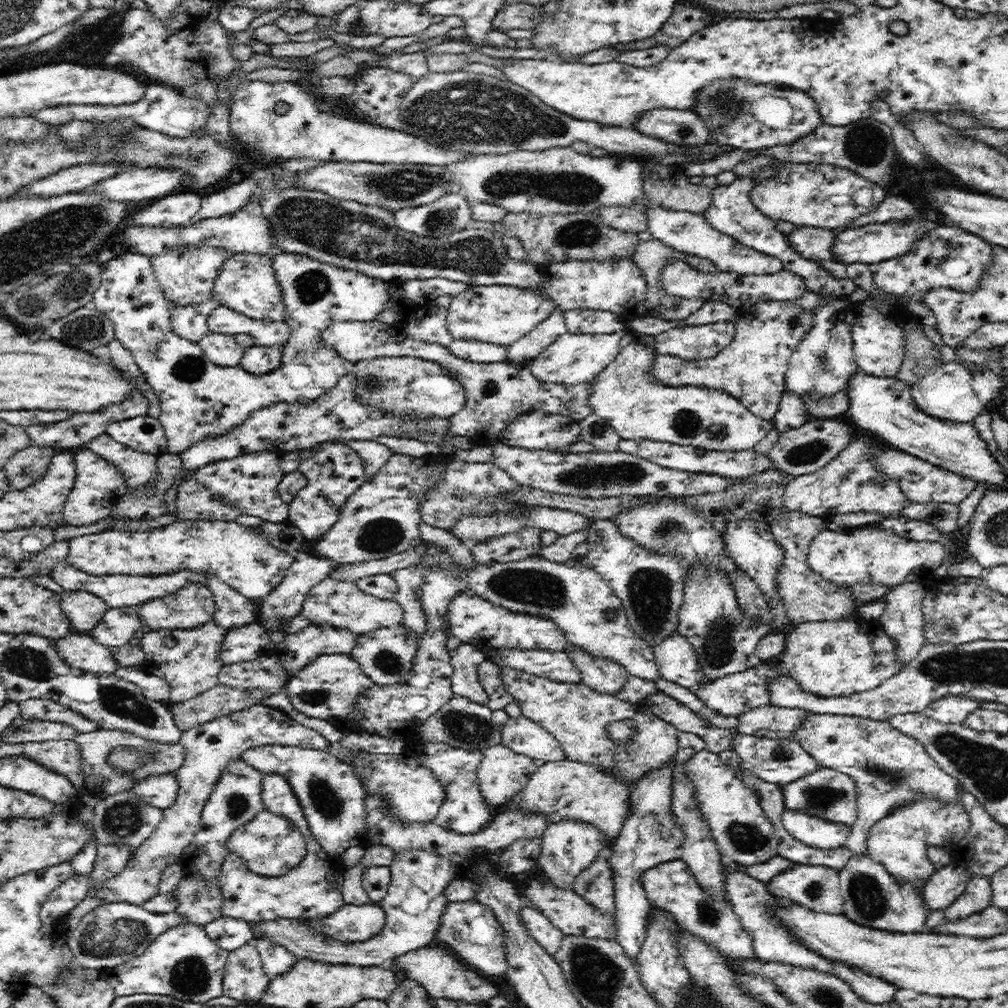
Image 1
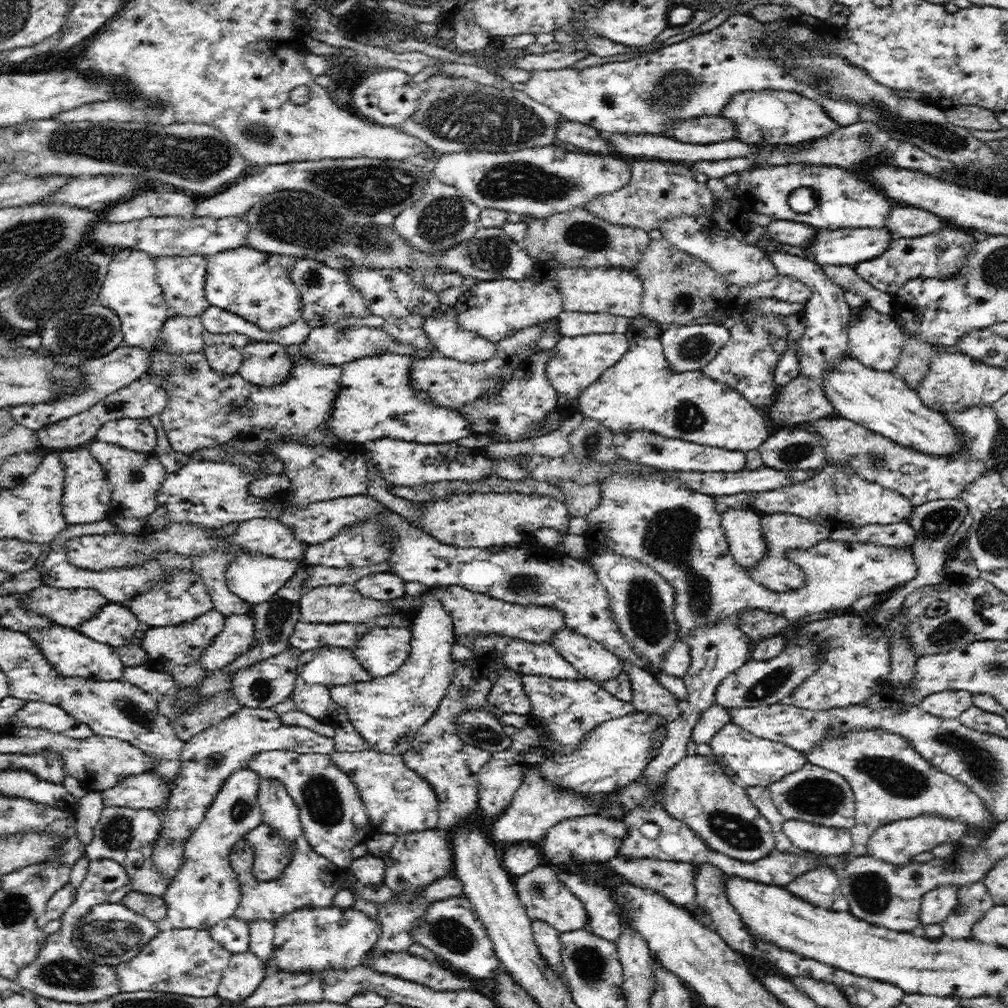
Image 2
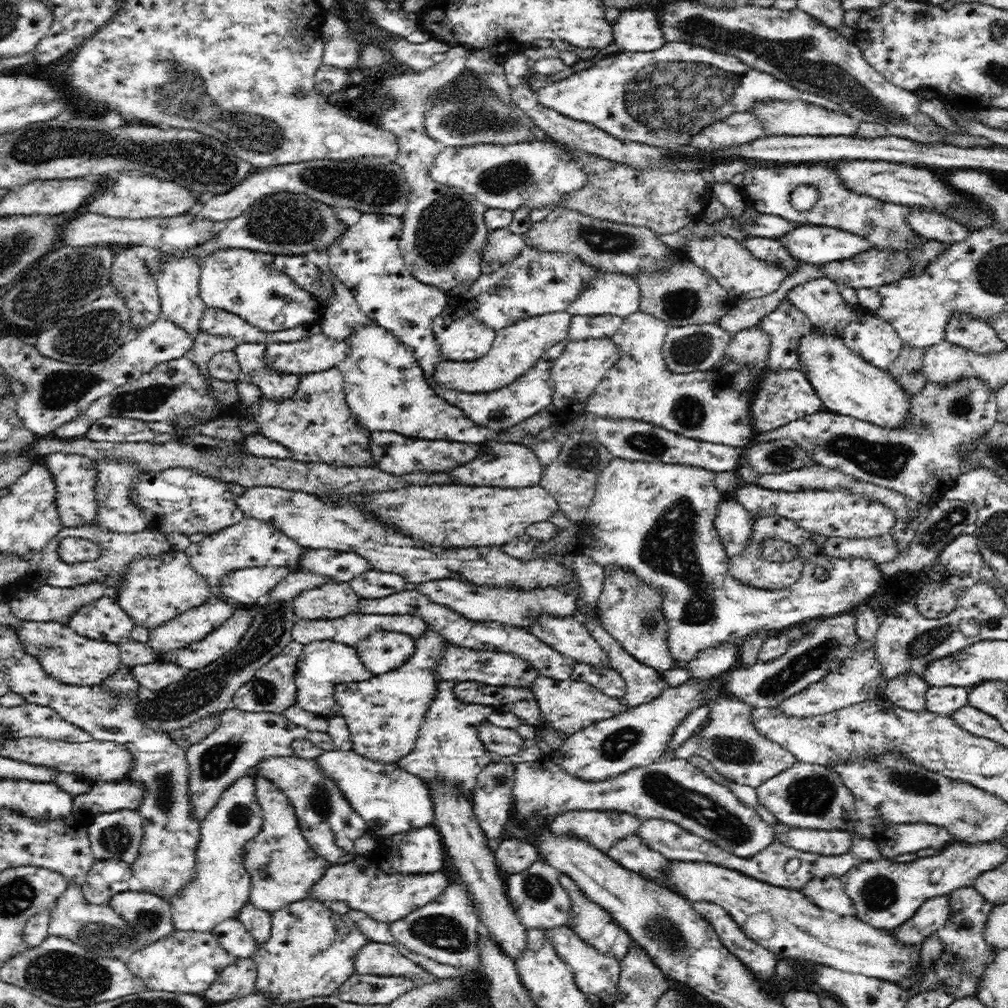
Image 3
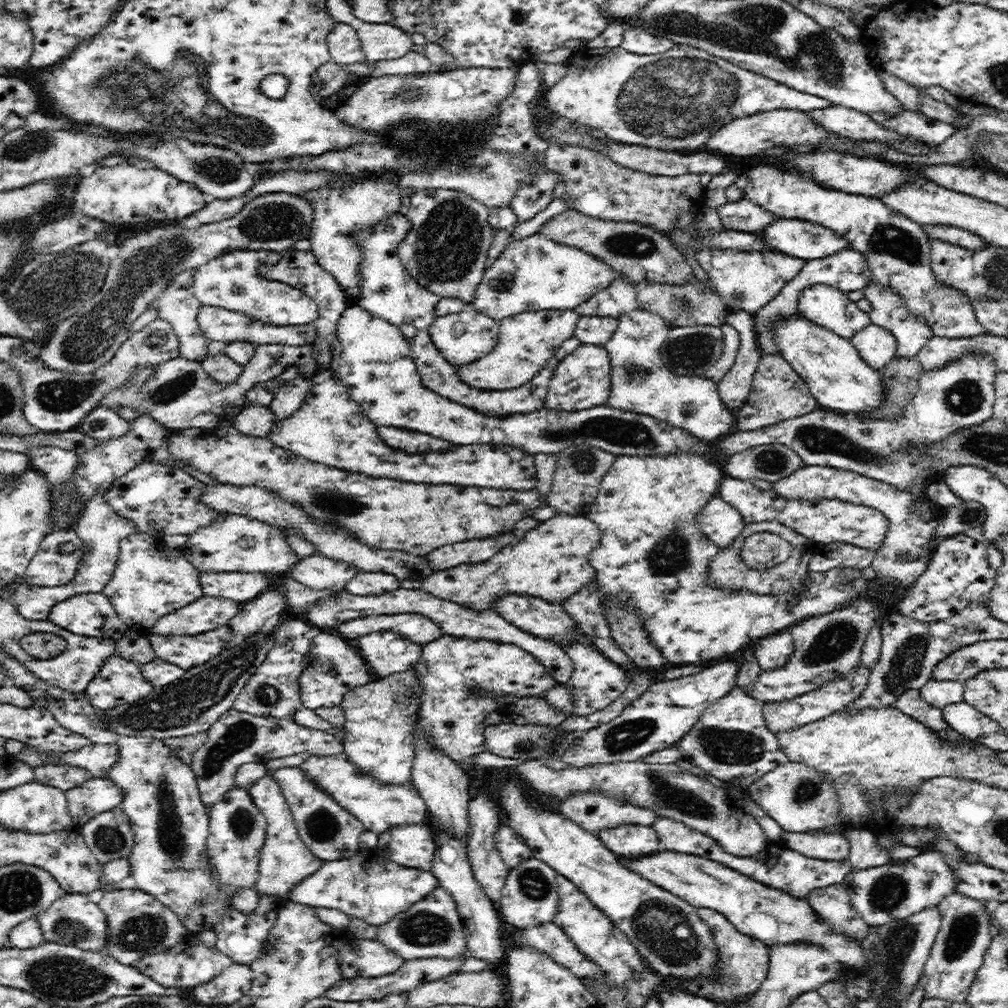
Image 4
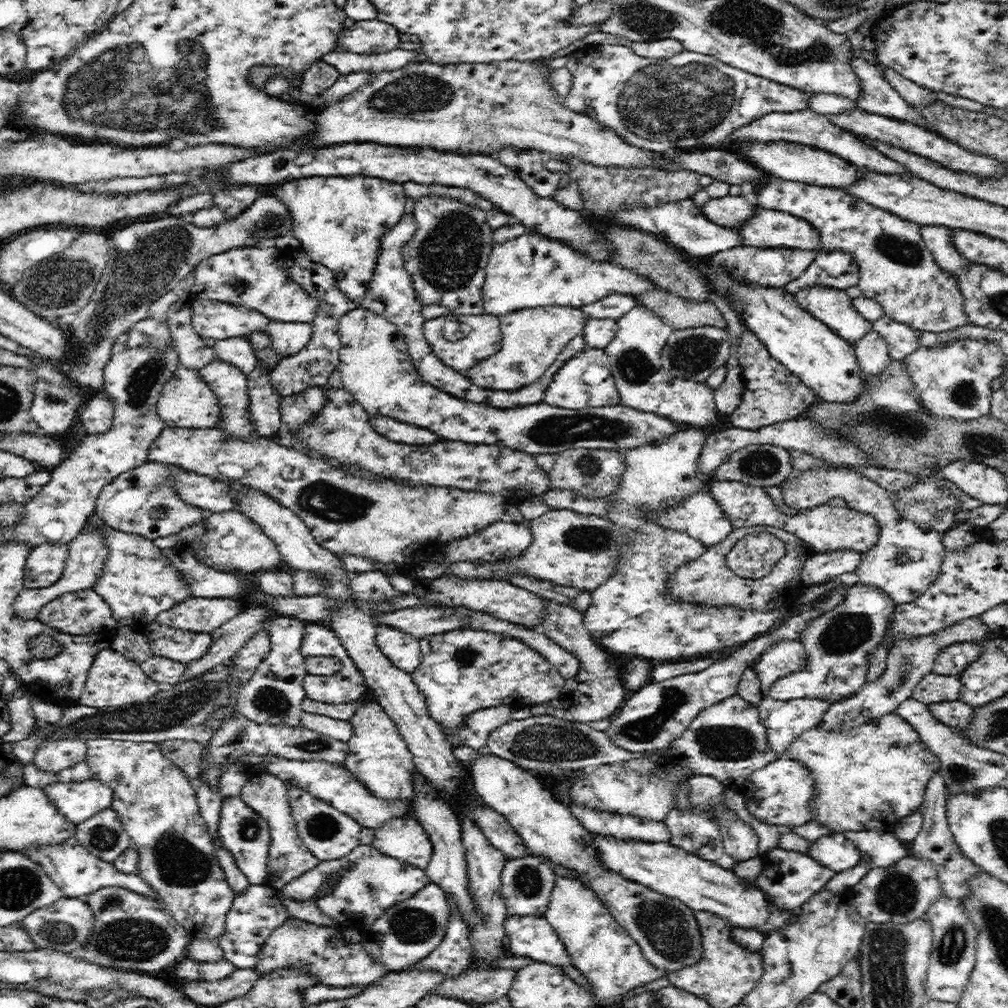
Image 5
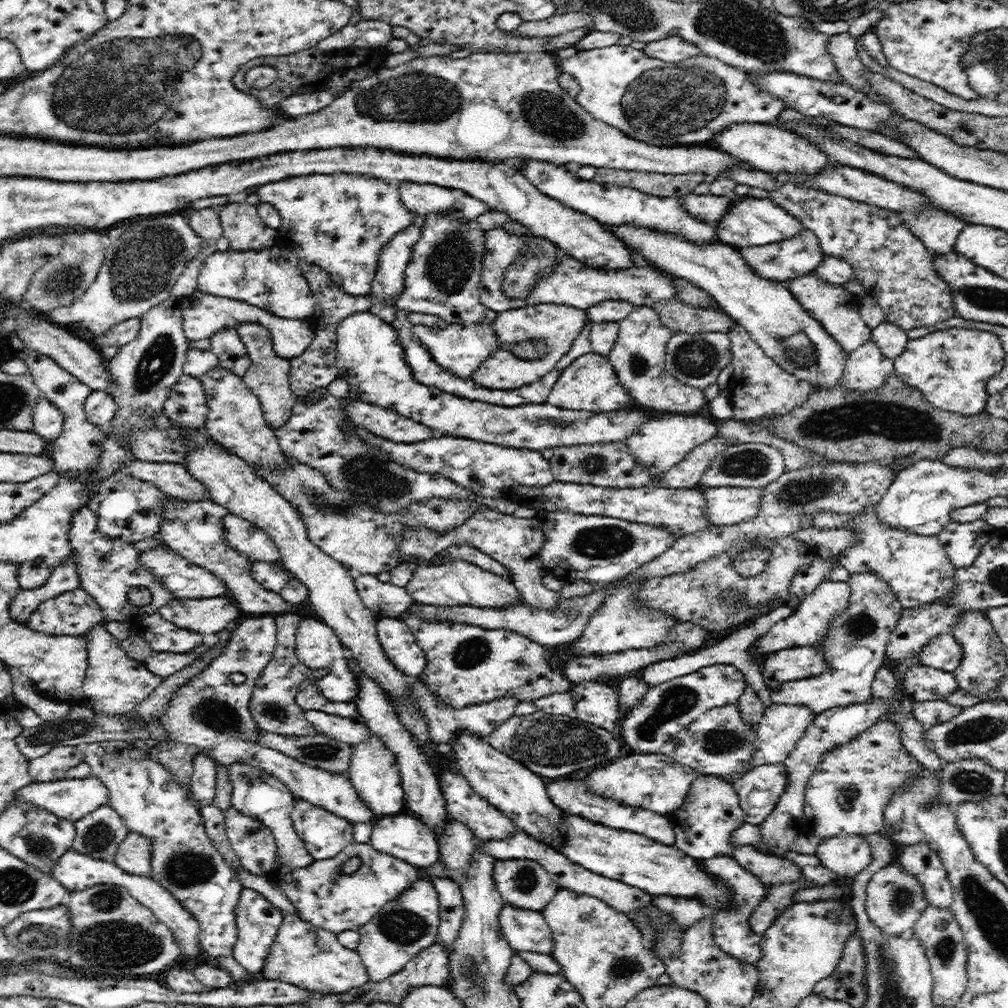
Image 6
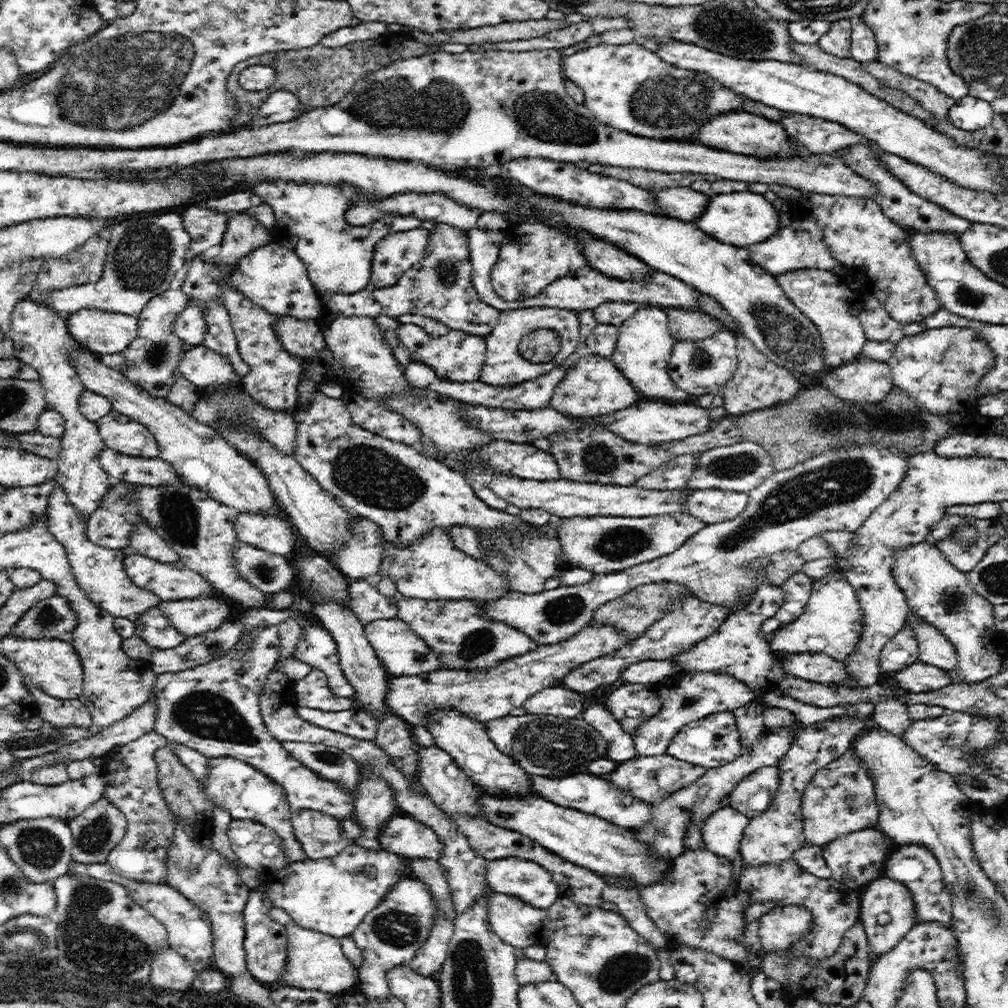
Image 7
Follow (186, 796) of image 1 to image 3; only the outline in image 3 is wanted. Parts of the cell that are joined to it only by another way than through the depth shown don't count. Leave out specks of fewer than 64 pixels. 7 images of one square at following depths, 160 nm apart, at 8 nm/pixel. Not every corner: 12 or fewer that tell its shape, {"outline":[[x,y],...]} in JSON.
{"outline":[[233,706],[185,749],[189,817],[202,821],[221,794],[272,755],[309,739],[280,712]]}

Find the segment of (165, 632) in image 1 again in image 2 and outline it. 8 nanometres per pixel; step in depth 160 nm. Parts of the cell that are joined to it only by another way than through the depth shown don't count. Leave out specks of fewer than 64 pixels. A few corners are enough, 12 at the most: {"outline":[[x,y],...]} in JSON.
{"outline":[[212,610],[194,621],[151,626],[142,647],[150,671],[176,689],[202,687],[203,656],[224,630]]}

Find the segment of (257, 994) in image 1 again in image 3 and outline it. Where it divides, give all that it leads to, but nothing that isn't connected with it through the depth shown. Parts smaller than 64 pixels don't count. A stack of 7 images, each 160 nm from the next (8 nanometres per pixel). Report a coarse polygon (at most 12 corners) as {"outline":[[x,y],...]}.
{"outline":[[233,958],[204,996],[213,1004],[257,990],[257,962]]}

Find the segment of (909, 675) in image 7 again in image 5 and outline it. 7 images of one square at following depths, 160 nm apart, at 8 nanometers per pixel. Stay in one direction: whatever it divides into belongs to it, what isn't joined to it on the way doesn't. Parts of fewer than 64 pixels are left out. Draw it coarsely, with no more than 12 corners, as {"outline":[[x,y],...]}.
{"outline":[[934,672],[918,683],[913,696],[927,705],[958,701],[958,677]]}

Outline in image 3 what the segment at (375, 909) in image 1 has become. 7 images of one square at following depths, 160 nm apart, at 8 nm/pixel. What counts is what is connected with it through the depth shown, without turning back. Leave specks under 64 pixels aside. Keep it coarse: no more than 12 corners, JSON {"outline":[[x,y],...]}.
{"outline":[[316,898],[271,913],[257,990],[335,994],[373,940]]}

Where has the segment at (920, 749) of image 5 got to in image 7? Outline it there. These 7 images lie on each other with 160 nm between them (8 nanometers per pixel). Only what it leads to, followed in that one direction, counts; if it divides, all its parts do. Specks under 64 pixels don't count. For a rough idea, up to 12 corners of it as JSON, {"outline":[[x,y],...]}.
{"outline":[[849,748],[803,792],[807,844],[878,828],[869,764]]}

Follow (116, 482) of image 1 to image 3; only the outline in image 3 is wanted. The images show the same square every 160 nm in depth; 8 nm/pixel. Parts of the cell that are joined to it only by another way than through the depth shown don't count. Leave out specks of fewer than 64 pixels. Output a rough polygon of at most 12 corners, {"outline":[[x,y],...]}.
{"outline":[[54,452],[56,481],[66,527],[97,520],[98,469],[84,454]]}

